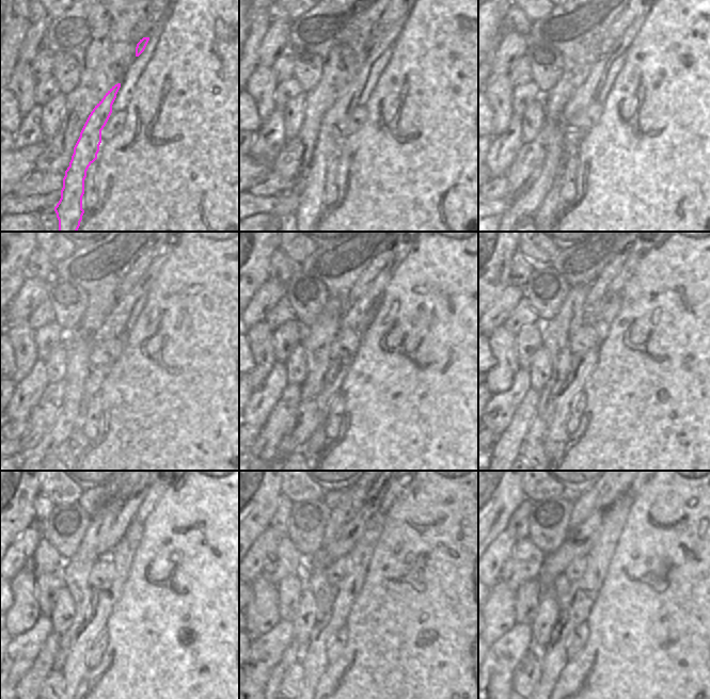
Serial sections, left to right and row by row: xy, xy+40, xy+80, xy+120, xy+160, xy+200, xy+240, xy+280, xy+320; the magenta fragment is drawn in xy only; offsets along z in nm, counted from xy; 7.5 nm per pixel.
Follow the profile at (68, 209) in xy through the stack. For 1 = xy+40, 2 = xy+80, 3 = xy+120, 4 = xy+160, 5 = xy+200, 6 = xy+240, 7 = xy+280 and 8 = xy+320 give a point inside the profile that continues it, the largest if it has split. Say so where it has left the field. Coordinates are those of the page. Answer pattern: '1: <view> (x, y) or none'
1: xy+40 (311, 206)
2: xy+80 (587, 94)
3: xy+120 (113, 327)
4: xy+160 (354, 313)
5: xy+200 (590, 314)
6: xy+240 (155, 493)
7: xy+280 (393, 492)
8: xy+320 (632, 492)

